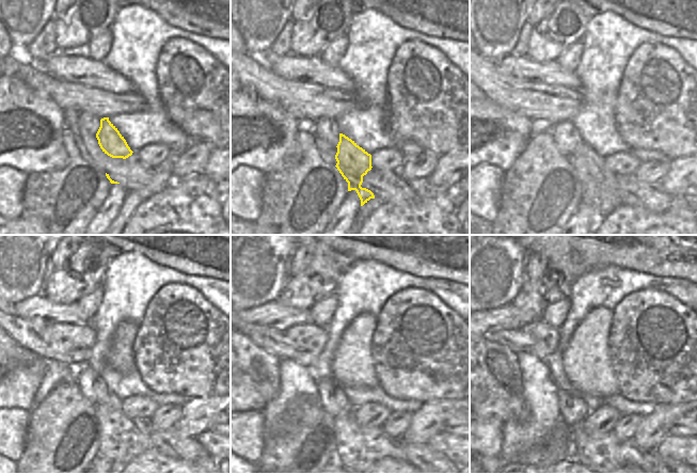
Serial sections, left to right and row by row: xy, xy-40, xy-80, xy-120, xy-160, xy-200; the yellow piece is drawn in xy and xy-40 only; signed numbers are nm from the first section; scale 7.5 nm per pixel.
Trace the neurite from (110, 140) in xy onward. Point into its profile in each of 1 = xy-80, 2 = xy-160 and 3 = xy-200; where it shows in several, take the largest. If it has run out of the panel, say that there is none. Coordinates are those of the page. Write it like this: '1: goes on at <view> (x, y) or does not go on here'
1: goes on at xy-80 (590, 168)
2: goes on at xy-160 (360, 443)
3: goes on at xy-200 (597, 447)

